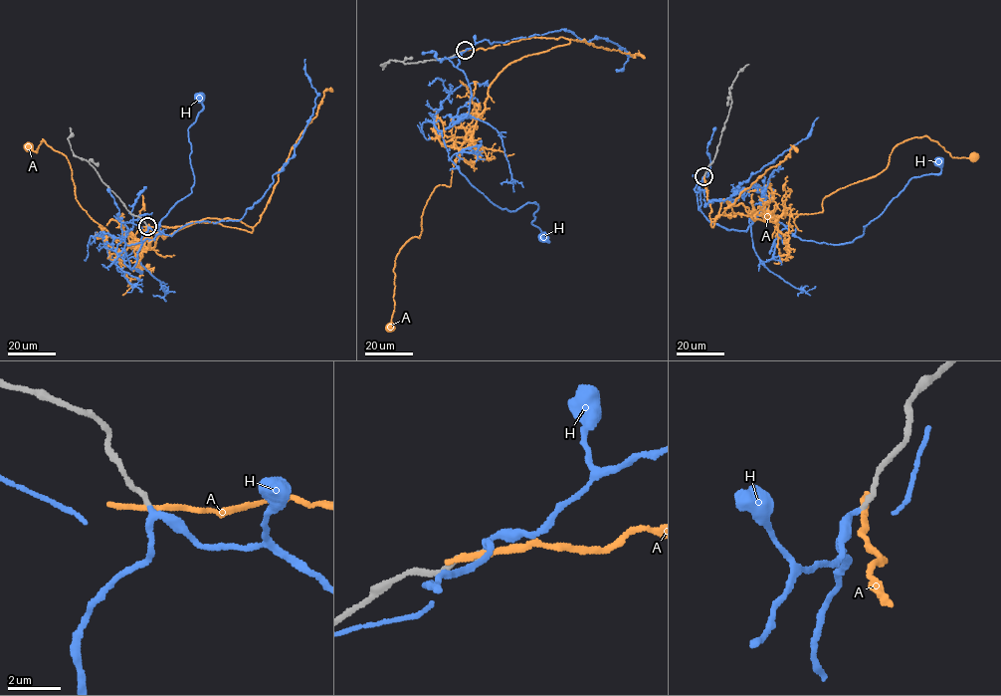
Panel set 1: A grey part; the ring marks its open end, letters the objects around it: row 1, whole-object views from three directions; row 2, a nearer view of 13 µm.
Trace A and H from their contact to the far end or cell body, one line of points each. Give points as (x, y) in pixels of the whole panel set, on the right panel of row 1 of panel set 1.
A: (703, 176), (713, 226), (724, 198), (754, 220), (822, 212), (826, 196), (882, 172), (911, 138), (973, 156)
H: (703, 176), (700, 210), (714, 223), (747, 230), (763, 207), (802, 240), (837, 245), (940, 161)

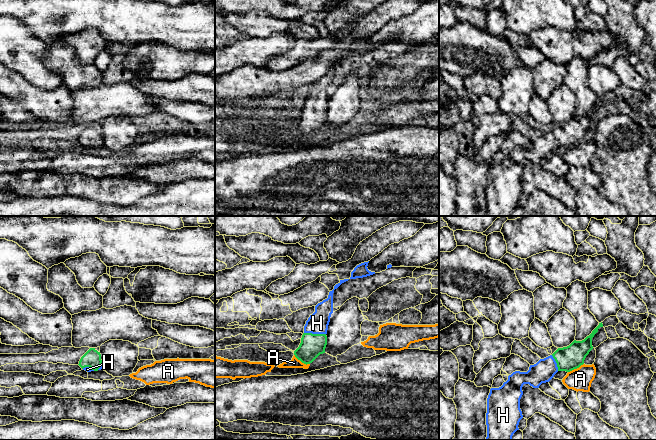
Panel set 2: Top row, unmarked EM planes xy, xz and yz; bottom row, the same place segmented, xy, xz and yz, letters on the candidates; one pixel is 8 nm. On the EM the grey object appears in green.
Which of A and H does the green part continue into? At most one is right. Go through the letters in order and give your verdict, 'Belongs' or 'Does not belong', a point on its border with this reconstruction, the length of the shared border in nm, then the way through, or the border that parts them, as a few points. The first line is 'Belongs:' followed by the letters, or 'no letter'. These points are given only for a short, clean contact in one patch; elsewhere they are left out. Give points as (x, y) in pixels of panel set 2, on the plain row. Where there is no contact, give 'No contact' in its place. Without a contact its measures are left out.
Belongs: H
A: Does not belong. Touches green at xz (301, 137). Shared border 150 nm. Boundary: xz (294, 130), (302, 138), (309, 140)
H: Belongs. Touches green at xz (315, 110). Shared border 180 nm. Path across: xz (312, 121), (315, 110), (317, 99)

